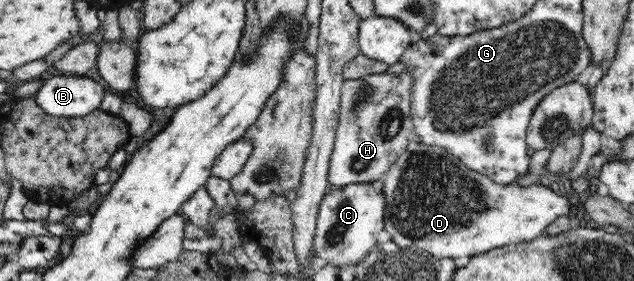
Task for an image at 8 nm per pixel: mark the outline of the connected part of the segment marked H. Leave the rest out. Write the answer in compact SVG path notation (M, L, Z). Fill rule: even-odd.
M407 69L400 73L369 74L344 81L340 95L340 120L329 160L328 193L355 183L373 183L382 179L414 140L410 112L412 85L413 74Z

